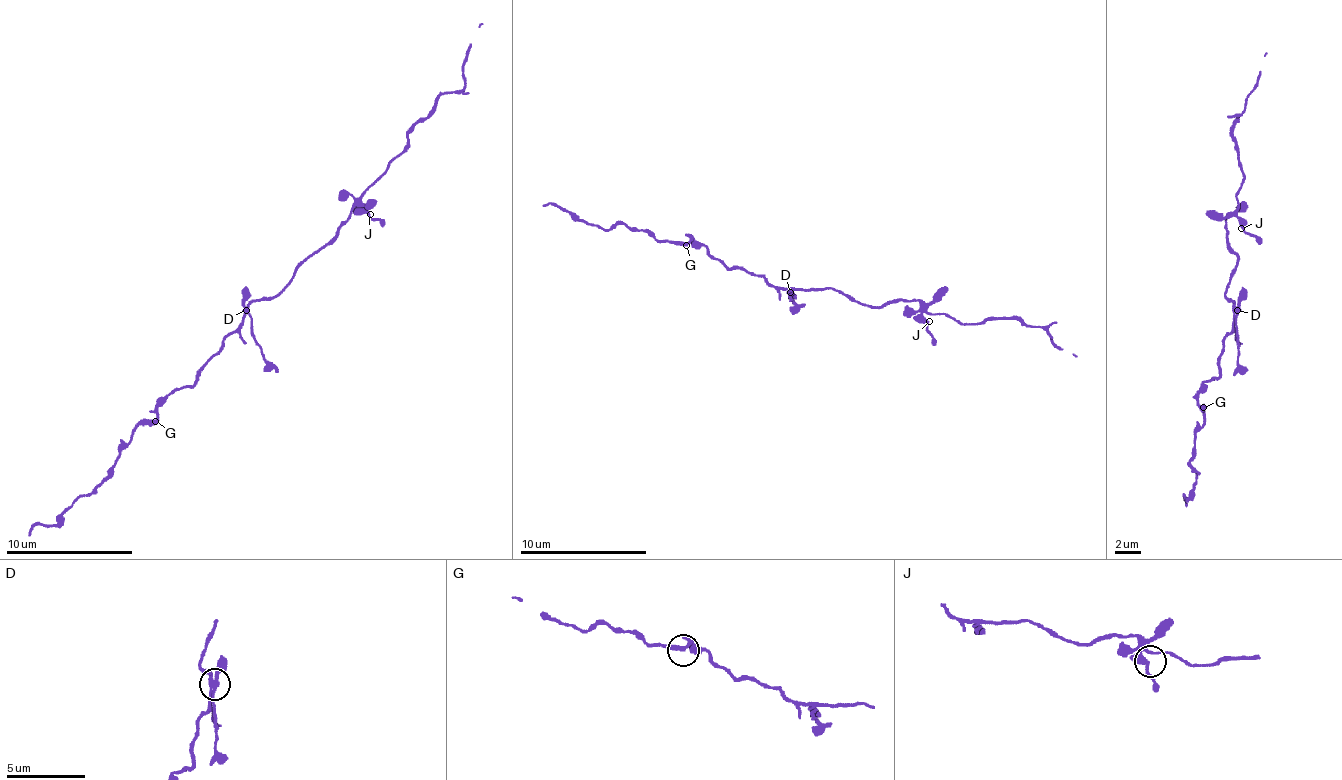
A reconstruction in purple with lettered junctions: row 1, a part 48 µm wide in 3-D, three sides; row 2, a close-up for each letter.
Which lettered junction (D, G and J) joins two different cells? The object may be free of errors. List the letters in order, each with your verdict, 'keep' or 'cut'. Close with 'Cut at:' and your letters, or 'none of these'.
D: cut
G: keep
J: keep
Cut at: D

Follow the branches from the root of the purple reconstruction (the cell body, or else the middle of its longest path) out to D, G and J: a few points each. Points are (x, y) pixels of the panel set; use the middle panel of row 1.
D: (822, 289), (795, 289), (791, 293)
G: (822, 289), (784, 291), (751, 272), (734, 270), (723, 264), (705, 246), (692, 240), (686, 245)
J: (822, 289), (847, 293), (870, 307), (885, 307), (898, 299), (915, 301), (929, 321)

